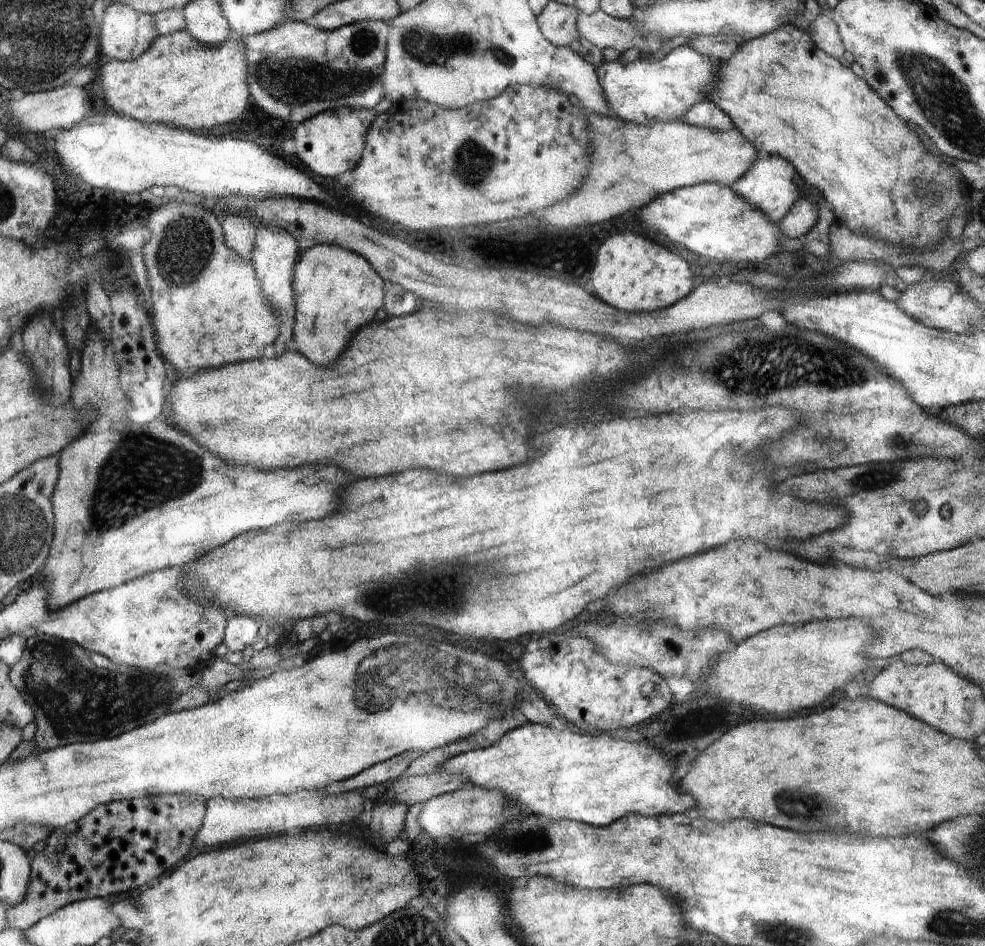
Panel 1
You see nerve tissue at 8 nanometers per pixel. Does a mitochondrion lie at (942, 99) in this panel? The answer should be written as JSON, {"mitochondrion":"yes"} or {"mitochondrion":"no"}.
{"mitochondrion":"yes"}

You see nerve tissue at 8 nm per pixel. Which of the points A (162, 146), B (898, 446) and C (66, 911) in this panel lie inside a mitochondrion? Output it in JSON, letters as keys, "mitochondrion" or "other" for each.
{"A":"other","B":"mitochondrion","C":"other"}

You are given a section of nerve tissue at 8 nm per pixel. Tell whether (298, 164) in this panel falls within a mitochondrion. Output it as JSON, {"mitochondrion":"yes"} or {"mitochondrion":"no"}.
{"mitochondrion":"no"}

